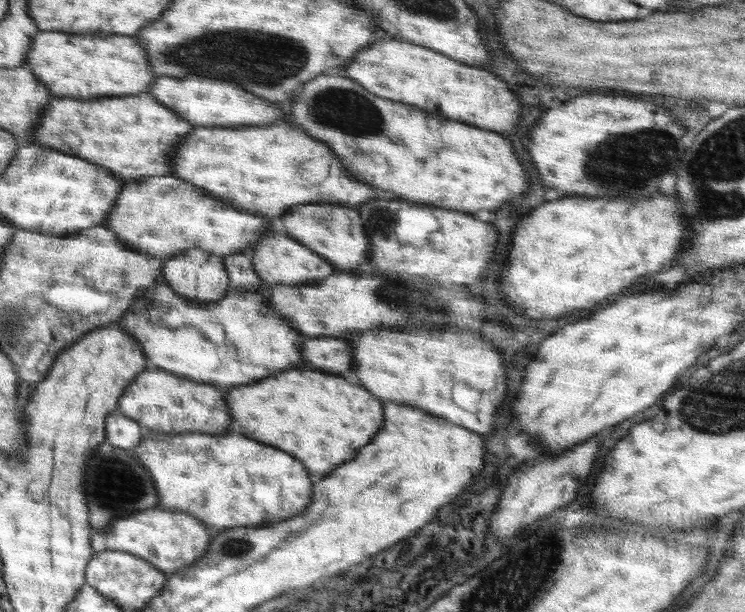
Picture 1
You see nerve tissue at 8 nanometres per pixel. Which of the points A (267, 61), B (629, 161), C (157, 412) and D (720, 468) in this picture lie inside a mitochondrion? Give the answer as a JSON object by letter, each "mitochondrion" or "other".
{"A":"mitochondrion","B":"mitochondrion","C":"other","D":"other"}

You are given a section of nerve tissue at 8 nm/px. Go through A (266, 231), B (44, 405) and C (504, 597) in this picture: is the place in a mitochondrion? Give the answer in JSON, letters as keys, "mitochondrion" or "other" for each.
{"A":"other","B":"other","C":"mitochondrion"}

